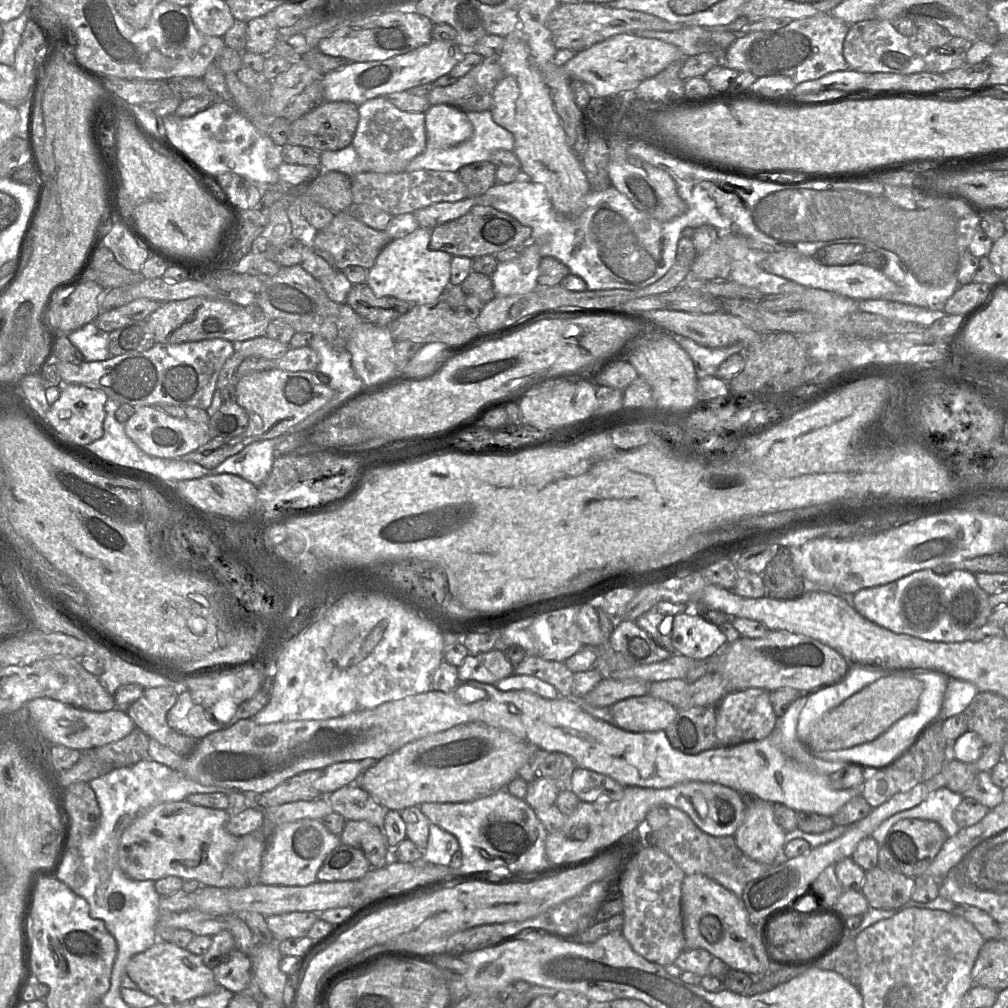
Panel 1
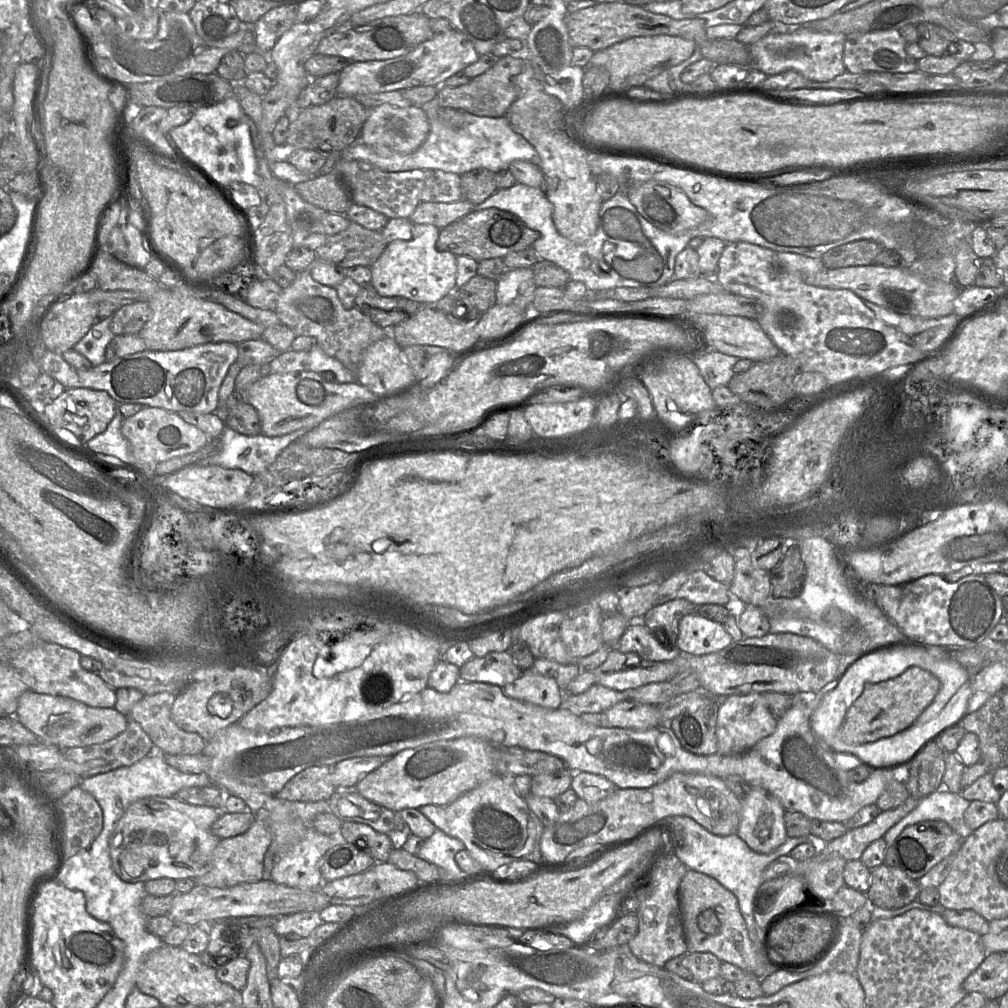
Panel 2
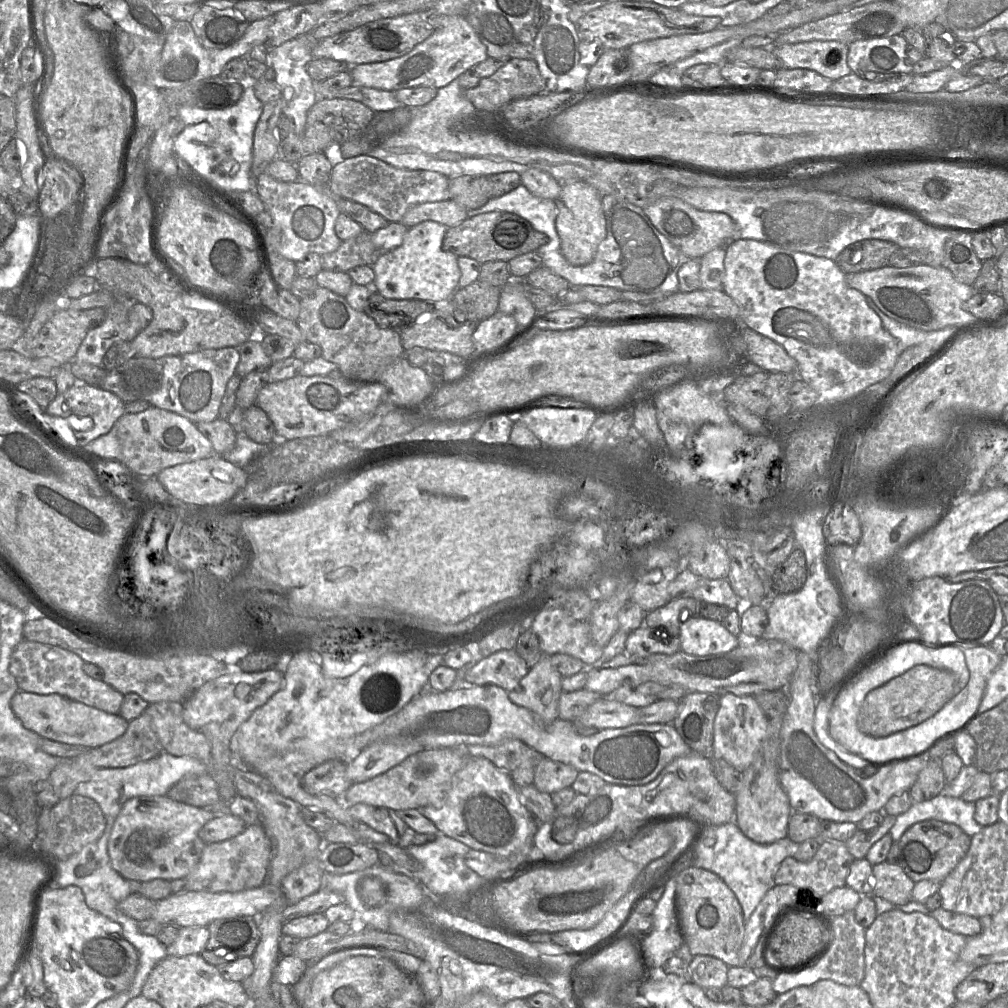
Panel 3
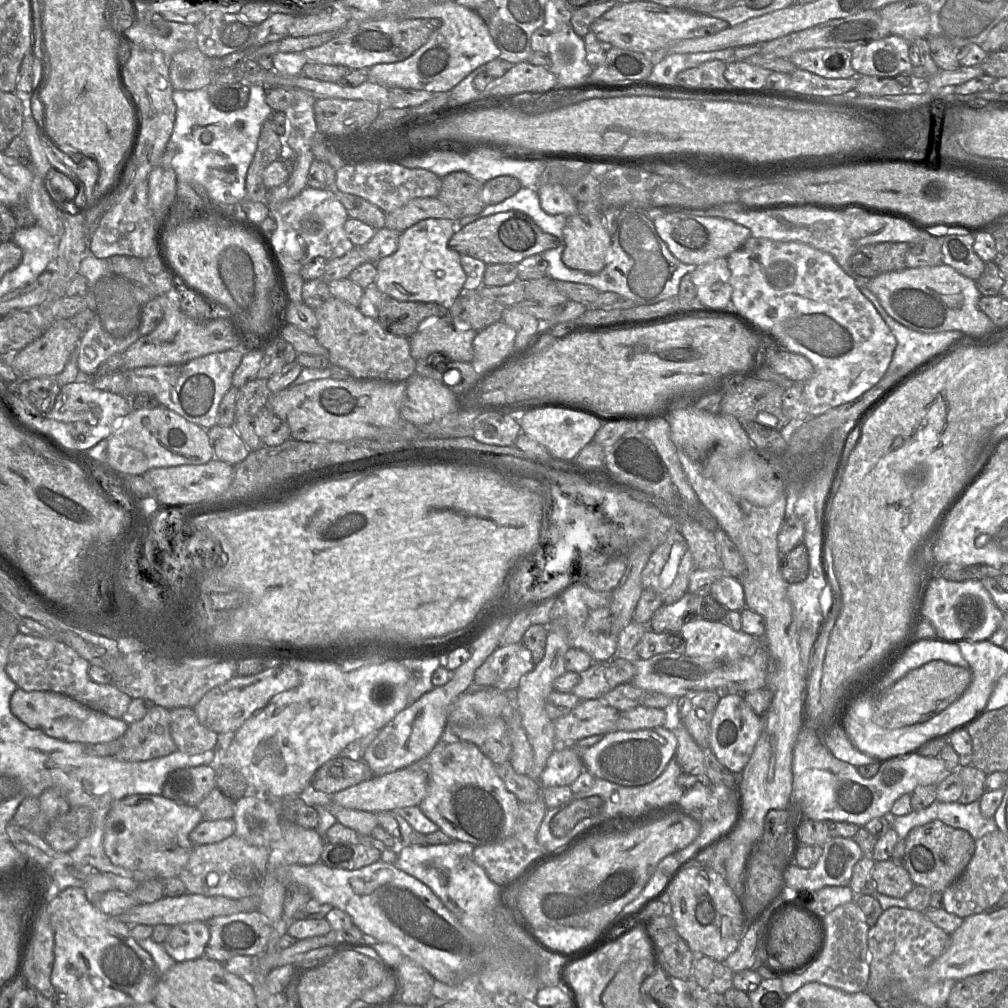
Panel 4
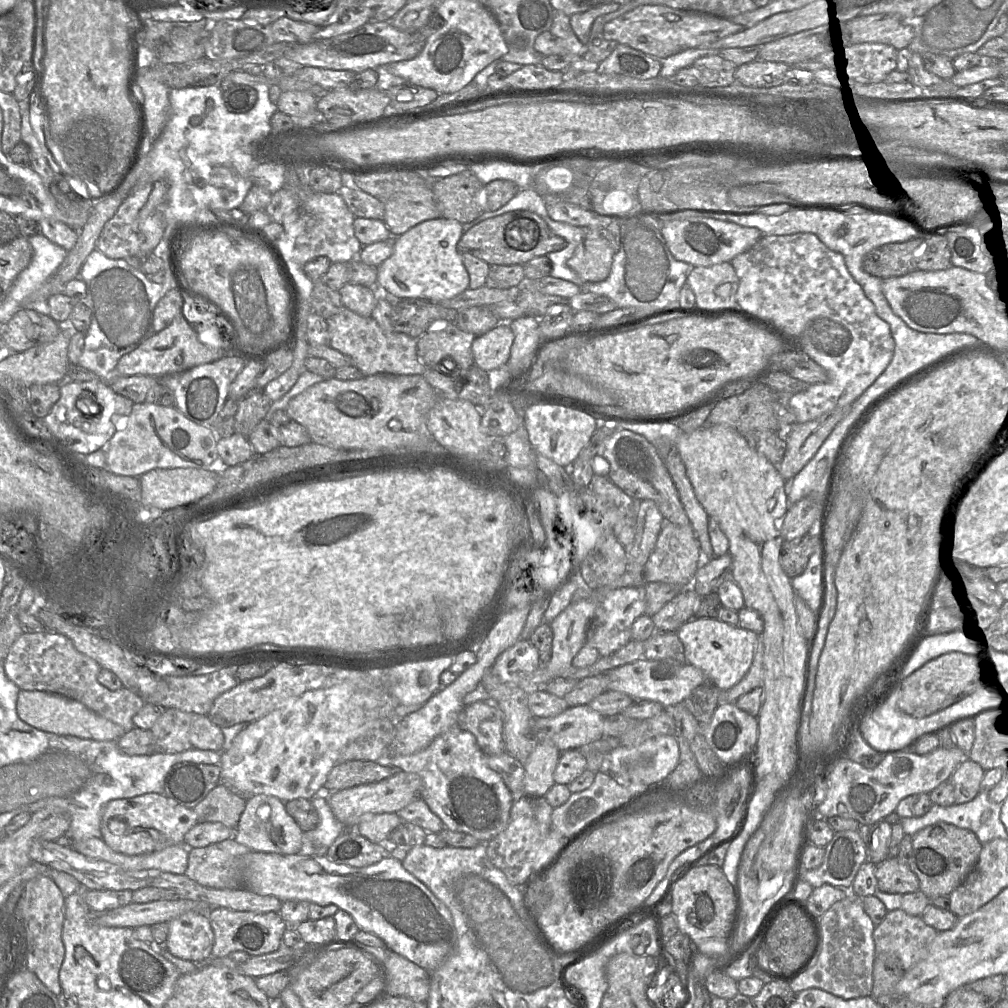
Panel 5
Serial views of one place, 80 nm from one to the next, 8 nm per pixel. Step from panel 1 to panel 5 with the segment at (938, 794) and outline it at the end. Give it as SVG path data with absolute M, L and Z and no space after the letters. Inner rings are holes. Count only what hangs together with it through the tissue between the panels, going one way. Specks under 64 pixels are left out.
M979 793L972 801L965 804L953 804L951 806L932 805L928 812L921 817L901 818L901 824L904 835L913 836L919 830L940 822L952 824L956 827L967 829L974 833L981 844L985 844L993 839L1002 838L1007 840L1004 825L1000 820L1000 811L1002 804L994 804L988 799L988 794Z

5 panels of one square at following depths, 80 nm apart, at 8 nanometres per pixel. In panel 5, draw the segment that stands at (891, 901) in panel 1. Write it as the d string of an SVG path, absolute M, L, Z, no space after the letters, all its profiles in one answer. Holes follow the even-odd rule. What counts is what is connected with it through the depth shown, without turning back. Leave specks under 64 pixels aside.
M887 858L875 865L877 889L887 894L908 894L920 890L916 875L908 864Z

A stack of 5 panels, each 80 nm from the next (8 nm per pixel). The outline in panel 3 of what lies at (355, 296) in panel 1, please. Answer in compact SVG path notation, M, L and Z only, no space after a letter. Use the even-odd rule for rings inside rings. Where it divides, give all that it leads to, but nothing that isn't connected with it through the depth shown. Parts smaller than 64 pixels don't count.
M373 290L364 312L378 326L399 331L414 324L422 314L433 313L435 311L435 303L417 299L388 299Z

